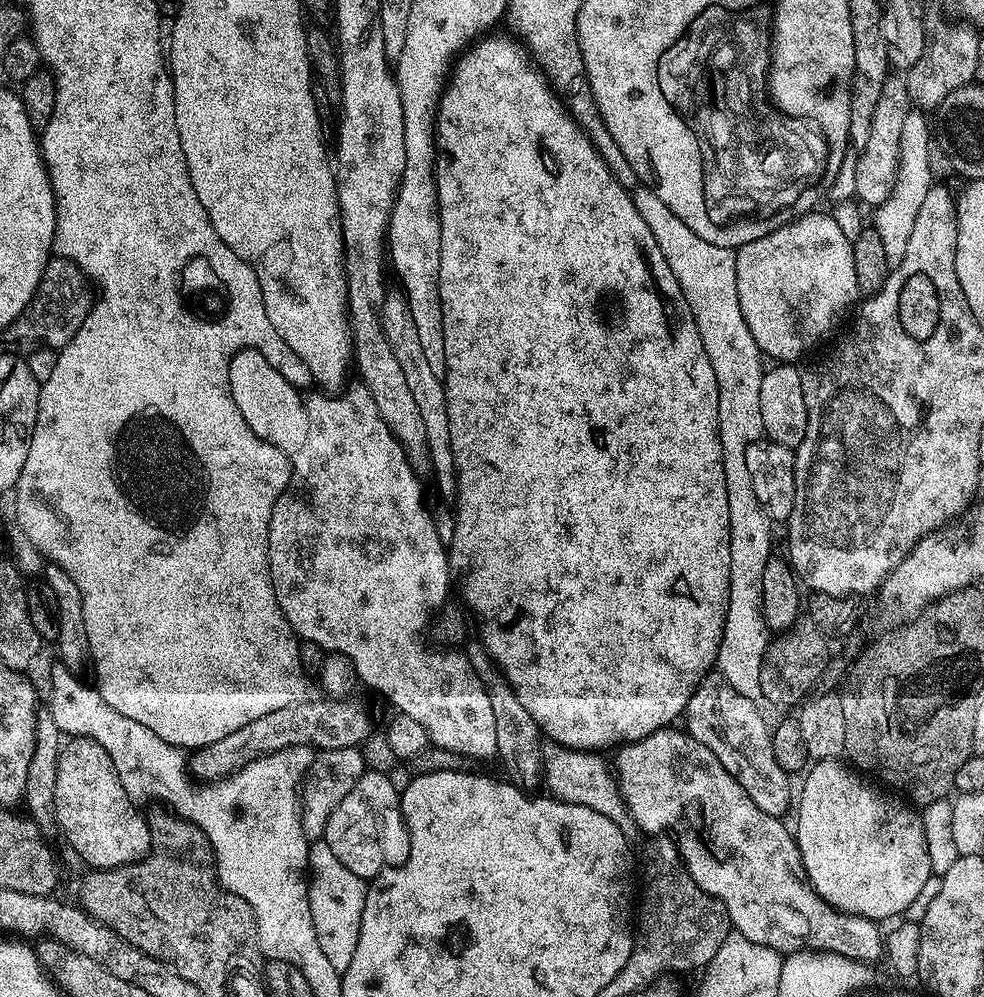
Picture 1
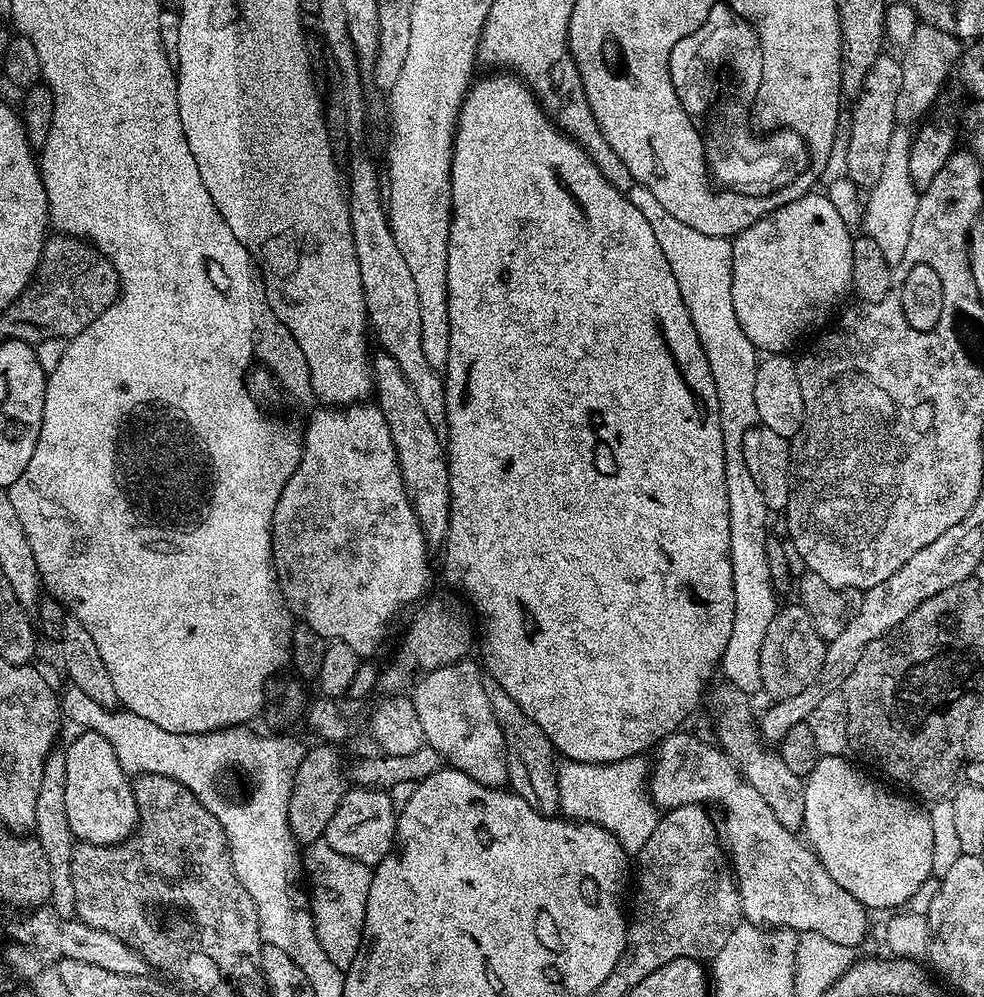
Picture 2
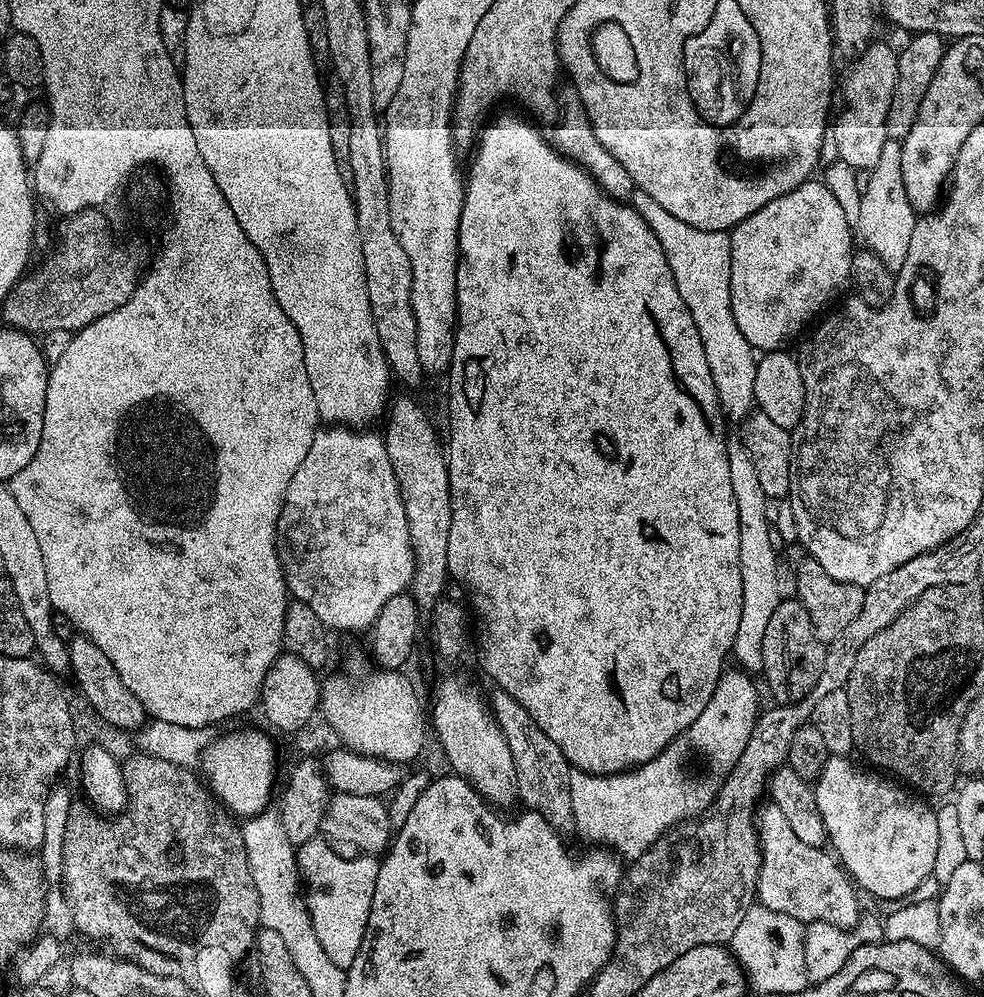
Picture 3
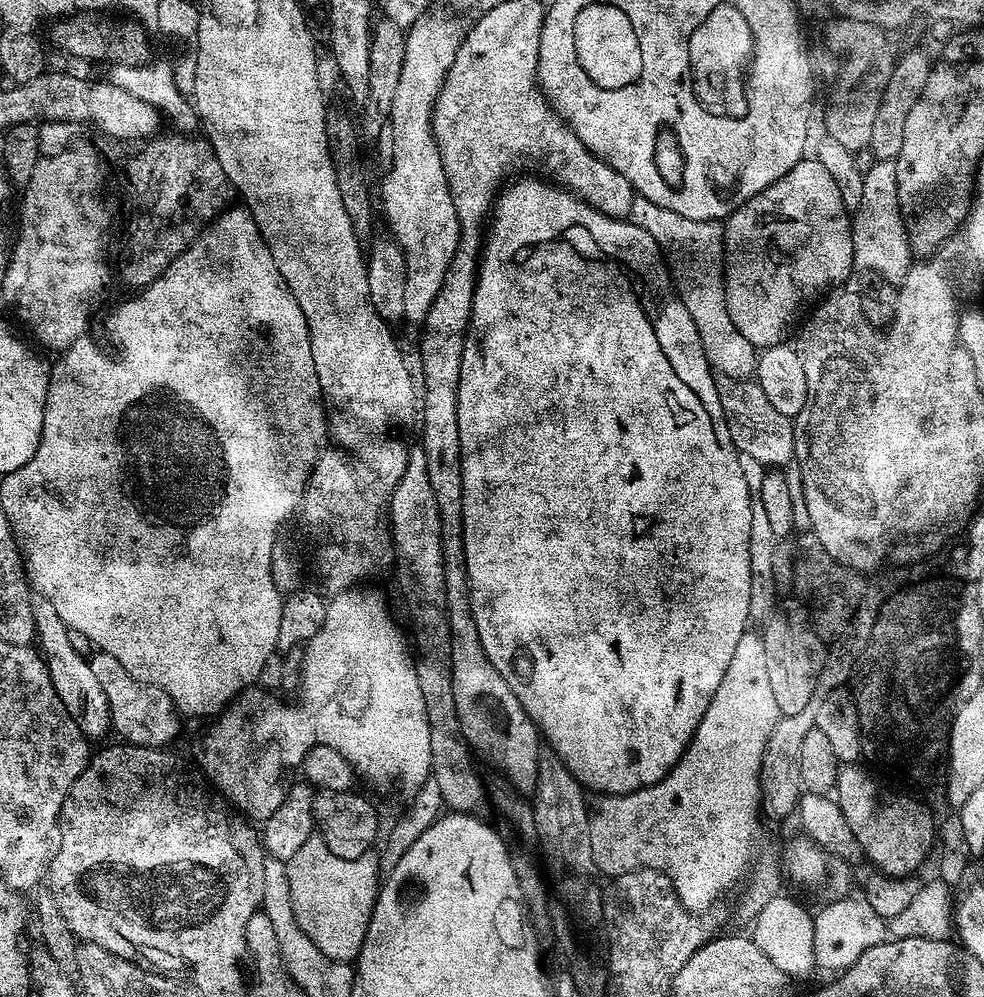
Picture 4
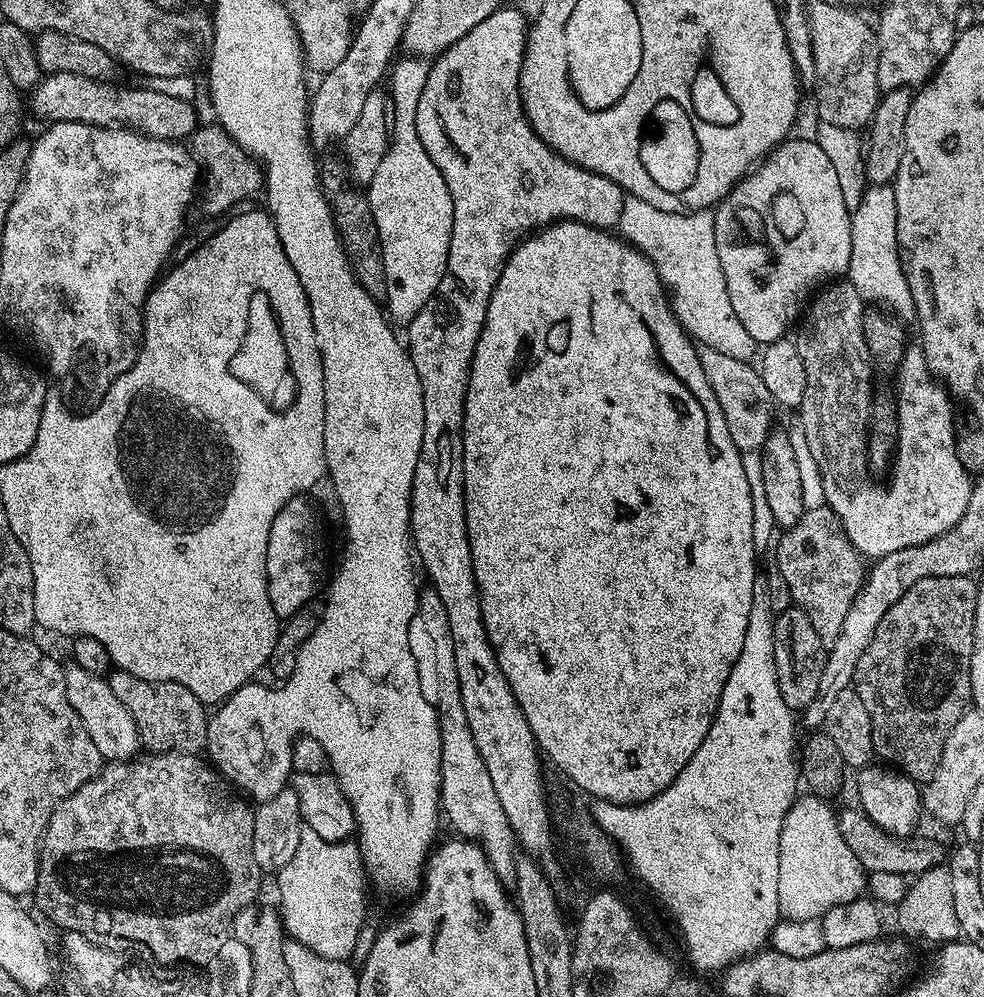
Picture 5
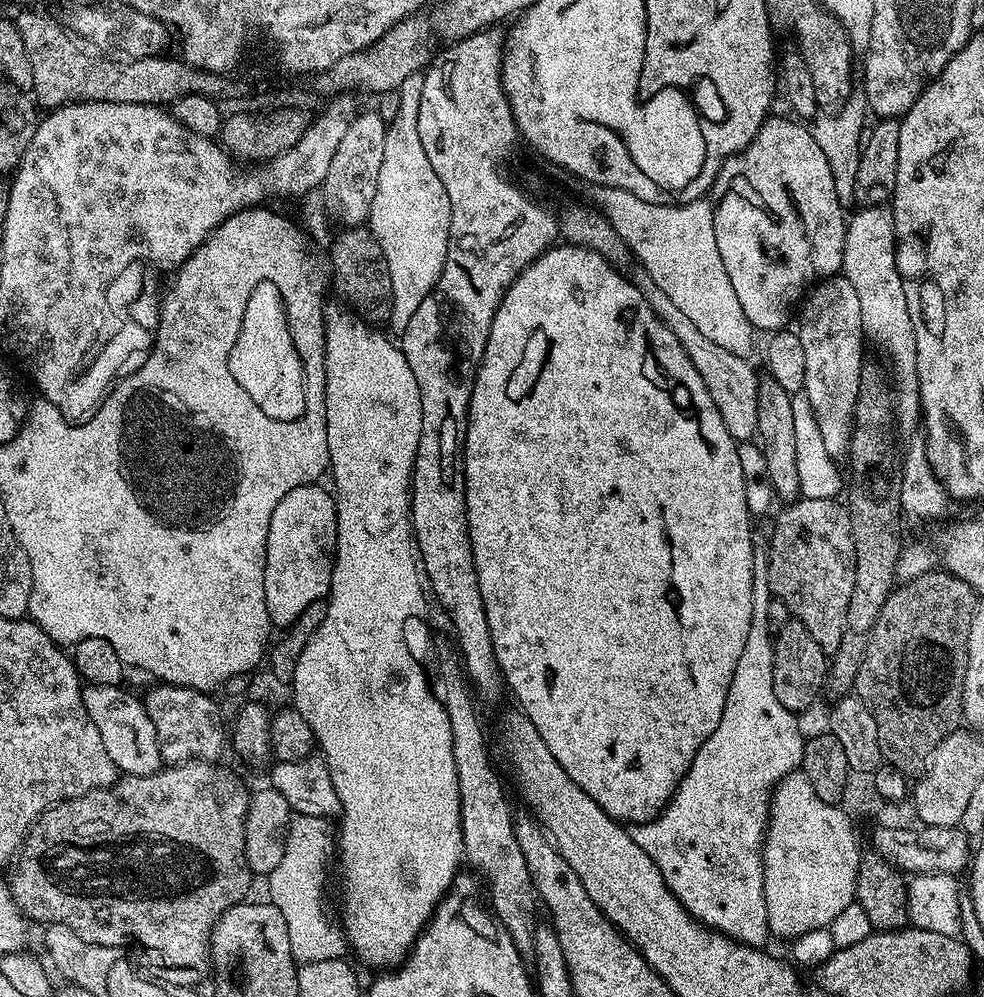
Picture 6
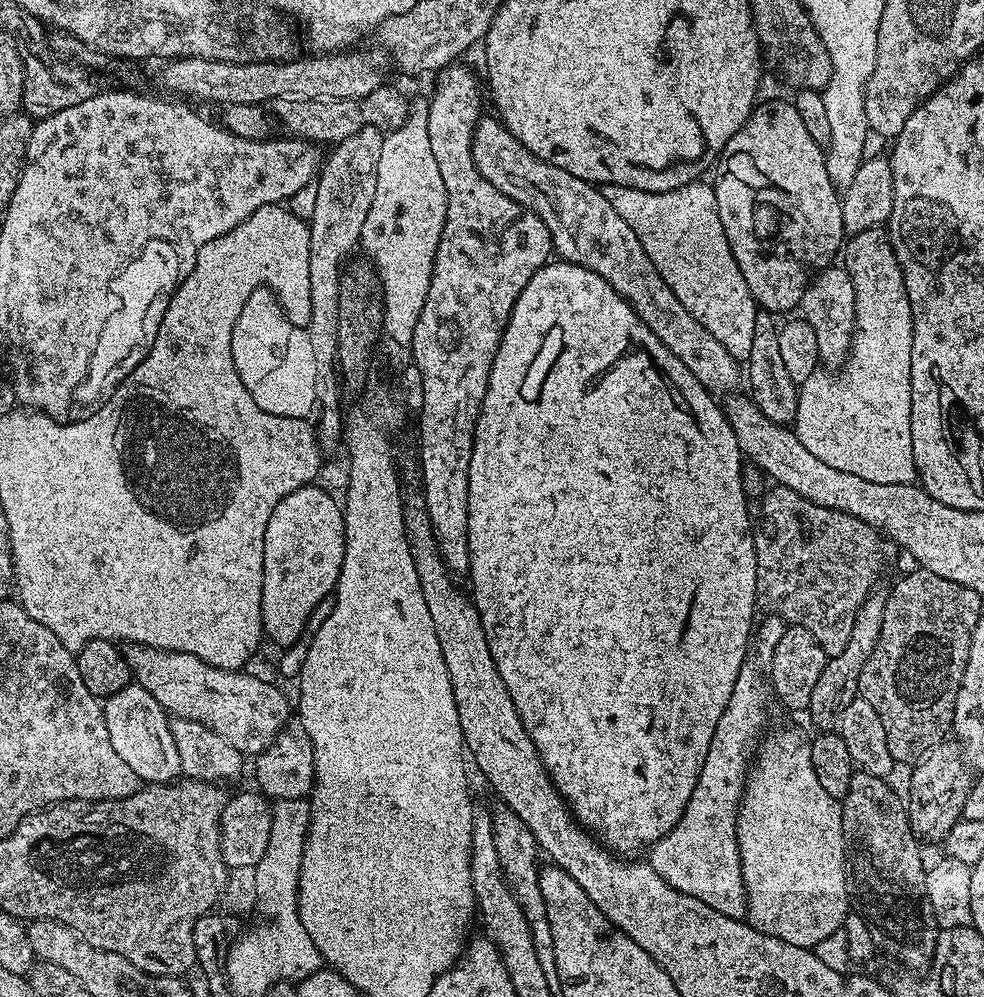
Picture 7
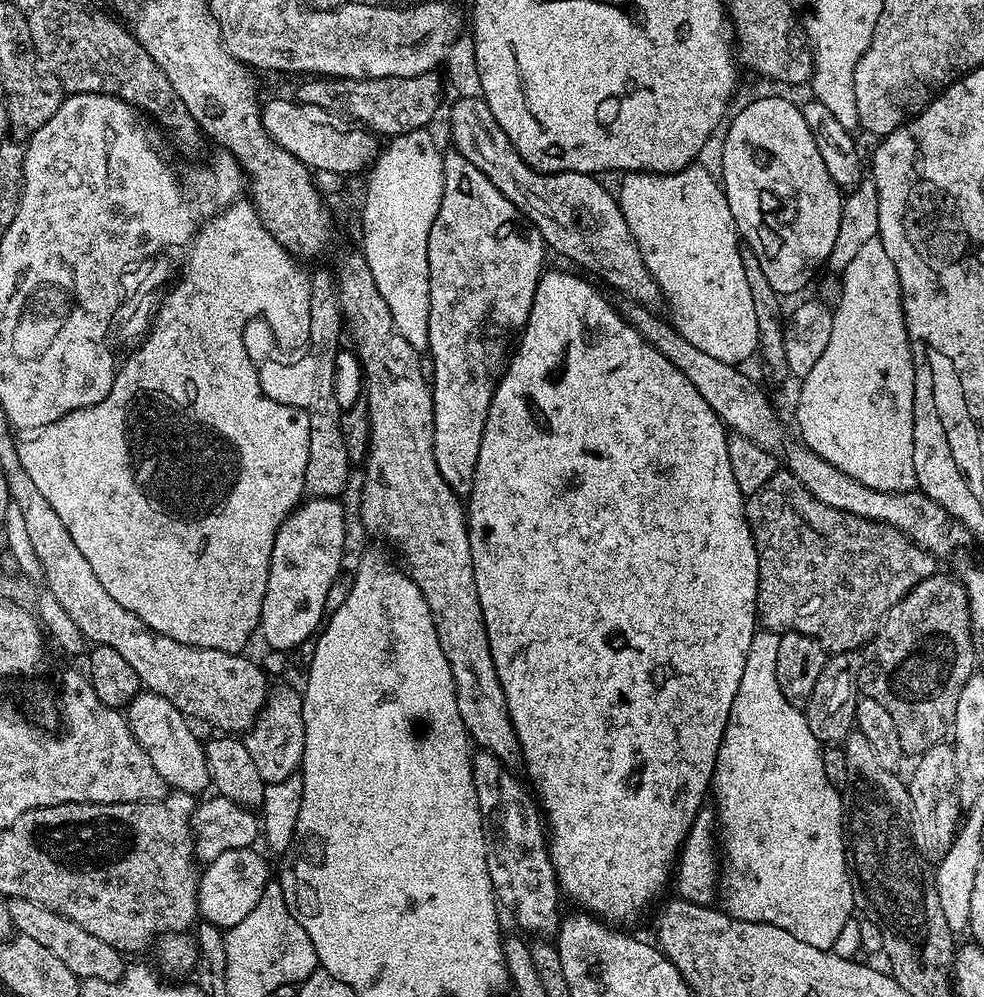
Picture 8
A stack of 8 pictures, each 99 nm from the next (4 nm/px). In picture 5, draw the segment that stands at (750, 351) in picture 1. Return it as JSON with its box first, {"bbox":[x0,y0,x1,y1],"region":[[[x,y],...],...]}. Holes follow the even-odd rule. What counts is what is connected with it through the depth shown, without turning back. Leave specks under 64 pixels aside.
{"bbox":[618,195,750,356],"region":[[[625,195],[618,232],[656,267],[670,297],[672,311],[693,341],[718,350],[718,354],[735,356],[744,354],[750,341],[726,290],[722,262],[718,262],[715,225],[716,218],[711,211],[667,212],[650,206],[650,202],[642,202],[642,198]]]}

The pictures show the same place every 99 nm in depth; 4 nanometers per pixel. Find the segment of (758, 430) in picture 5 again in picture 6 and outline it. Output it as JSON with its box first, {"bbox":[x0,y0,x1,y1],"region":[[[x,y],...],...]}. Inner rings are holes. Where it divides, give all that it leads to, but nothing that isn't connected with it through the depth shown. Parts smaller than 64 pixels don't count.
{"bbox":[634,274,761,442],"region":[[[647,274],[635,277],[634,282],[644,291],[644,296],[650,302],[654,314],[658,314],[658,318],[674,334],[674,338],[682,342],[682,350],[686,350],[690,362],[694,362],[694,370],[702,374],[702,382],[706,382],[706,390],[710,398],[714,398],[714,406],[718,406],[718,414],[722,414],[726,430],[730,430],[730,434],[738,442],[751,441],[757,435],[759,426],[758,390],[761,379],[752,369],[751,362],[744,356],[734,354],[723,346],[702,338],[698,326],[694,326],[694,322],[690,322],[690,318],[686,318],[686,314],[682,314],[682,310],[678,310],[678,306],[674,306],[670,298],[666,298],[663,290]]]}

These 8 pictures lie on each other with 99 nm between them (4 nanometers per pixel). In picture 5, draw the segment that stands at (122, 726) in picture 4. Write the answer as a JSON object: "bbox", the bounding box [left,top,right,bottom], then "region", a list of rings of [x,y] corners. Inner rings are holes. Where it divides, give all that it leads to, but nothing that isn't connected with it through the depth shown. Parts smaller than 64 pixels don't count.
{"bbox":[107,671,208,753],"region":[[[113,671],[107,677],[110,690],[114,690],[118,702],[130,710],[130,718],[134,718],[136,729],[140,735],[140,743],[149,753],[165,752],[199,753],[208,743],[208,718],[206,705],[186,686],[178,686],[178,682],[150,682],[136,680],[134,674]]]}

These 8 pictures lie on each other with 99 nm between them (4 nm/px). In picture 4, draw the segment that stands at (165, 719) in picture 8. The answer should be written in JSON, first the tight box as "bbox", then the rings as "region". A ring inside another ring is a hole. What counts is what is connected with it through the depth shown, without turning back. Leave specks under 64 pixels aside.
{"bbox":[31,594,112,742],"region":[[[36,594],[31,599],[36,623],[35,643],[40,655],[44,657],[50,682],[54,682],[54,690],[58,690],[58,698],[62,698],[62,706],[66,706],[70,718],[74,718],[74,722],[84,731],[89,741],[96,742],[99,736],[109,735],[112,727],[110,702],[106,702],[106,694],[102,691],[102,685],[94,679],[86,657],[78,654],[74,646],[70,646],[70,629],[66,622],[62,622],[62,618],[58,618],[58,610],[54,610],[54,606],[50,606],[44,596]]]}

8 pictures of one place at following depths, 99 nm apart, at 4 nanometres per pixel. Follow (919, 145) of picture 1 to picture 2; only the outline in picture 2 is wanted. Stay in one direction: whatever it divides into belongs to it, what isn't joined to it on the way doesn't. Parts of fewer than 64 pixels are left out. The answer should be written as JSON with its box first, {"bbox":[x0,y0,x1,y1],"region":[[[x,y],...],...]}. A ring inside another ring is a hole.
{"bbox":[866,126,918,266],"region":[[[898,126],[894,134],[890,134],[890,146],[886,148],[882,178],[878,178],[878,182],[866,196],[866,200],[876,200],[876,212],[872,212],[872,228],[866,235],[874,238],[874,243],[884,248],[886,262],[893,266],[899,264],[902,254],[906,254],[906,242],[910,242],[912,209],[918,199],[916,183],[910,176],[913,139],[913,129],[908,126]],[[880,208],[884,208],[884,212],[880,212]]]}

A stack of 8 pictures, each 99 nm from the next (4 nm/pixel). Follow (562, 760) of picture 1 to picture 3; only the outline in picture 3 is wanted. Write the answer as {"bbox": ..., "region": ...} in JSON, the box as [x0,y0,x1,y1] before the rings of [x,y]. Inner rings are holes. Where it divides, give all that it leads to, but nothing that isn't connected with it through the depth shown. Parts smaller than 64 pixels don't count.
{"bbox":[570,670,762,862],"region":[[[725,670],[720,675],[720,681],[718,686],[714,686],[710,702],[706,702],[706,710],[702,710],[702,714],[698,714],[698,718],[694,718],[694,722],[690,722],[687,730],[677,740],[672,740],[670,746],[662,750],[662,754],[658,754],[641,768],[634,768],[630,772],[619,772],[613,776],[595,776],[582,771],[581,768],[570,768],[571,805],[577,833],[581,833],[588,840],[593,840],[596,843],[593,845],[603,846],[617,857],[631,862],[665,834],[671,833],[668,831],[675,824],[680,824],[691,816],[703,817],[717,803],[720,785],[742,757],[742,752],[750,741],[757,716],[762,712],[760,696],[756,693],[755,682],[752,681],[755,679],[743,670],[735,671]]]}

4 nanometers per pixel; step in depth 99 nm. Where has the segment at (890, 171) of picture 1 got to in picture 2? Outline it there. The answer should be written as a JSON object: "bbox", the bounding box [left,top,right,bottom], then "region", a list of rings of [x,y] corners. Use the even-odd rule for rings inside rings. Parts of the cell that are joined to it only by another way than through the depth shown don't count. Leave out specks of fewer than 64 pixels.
{"bbox":[847,54,902,190],"region":[[[881,54],[866,74],[858,92],[856,109],[852,112],[852,128],[848,132],[847,179],[863,190],[871,190],[878,178],[882,178],[890,134],[894,134],[898,127],[894,106],[898,102],[898,90],[902,90],[902,66],[897,57],[888,55]]]}

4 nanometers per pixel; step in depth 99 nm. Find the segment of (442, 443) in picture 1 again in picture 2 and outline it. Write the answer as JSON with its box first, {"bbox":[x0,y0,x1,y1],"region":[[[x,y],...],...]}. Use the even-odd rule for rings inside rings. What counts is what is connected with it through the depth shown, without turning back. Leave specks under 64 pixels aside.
{"bbox":[346,155,448,434],"region":[[[353,155],[350,167],[346,172],[346,195],[348,209],[350,210],[350,222],[352,233],[356,243],[356,257],[362,274],[362,290],[364,301],[368,311],[368,323],[371,335],[380,343],[379,347],[398,362],[402,374],[406,374],[406,382],[414,389],[422,410],[426,413],[426,419],[430,426],[441,434],[448,431],[448,419],[446,418],[446,398],[444,397],[443,375],[430,362],[426,362],[426,354],[422,351],[422,314],[418,310],[418,290],[414,287],[414,278],[410,278],[410,266],[406,266],[406,258],[402,258],[402,250],[398,250],[398,242],[394,242],[392,228],[388,225],[388,210],[386,196],[382,191],[382,176],[376,173],[376,168],[364,156]]]}

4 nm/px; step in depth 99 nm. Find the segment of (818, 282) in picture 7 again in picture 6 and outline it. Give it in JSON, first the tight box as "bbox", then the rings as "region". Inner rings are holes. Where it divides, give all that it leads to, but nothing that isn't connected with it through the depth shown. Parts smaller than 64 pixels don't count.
{"bbox":[798,274,860,454],"region":[[[842,274],[825,278],[811,289],[810,295],[803,301],[804,313],[800,316],[798,335],[802,348],[806,353],[806,374],[804,375],[803,395],[808,395],[807,407],[816,415],[816,425],[822,434],[824,444],[829,452],[839,454],[849,447],[854,431],[856,404],[860,401],[860,307],[858,306],[858,290],[850,286],[850,282]]]}

